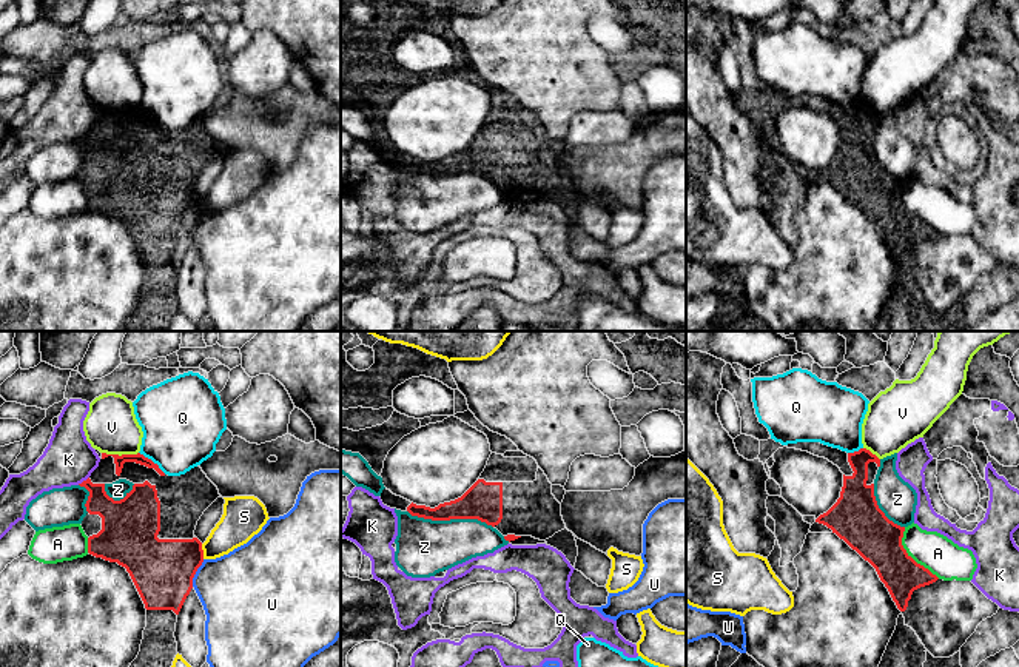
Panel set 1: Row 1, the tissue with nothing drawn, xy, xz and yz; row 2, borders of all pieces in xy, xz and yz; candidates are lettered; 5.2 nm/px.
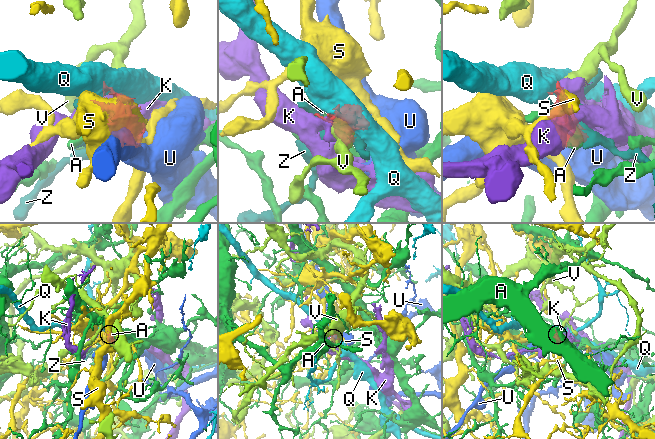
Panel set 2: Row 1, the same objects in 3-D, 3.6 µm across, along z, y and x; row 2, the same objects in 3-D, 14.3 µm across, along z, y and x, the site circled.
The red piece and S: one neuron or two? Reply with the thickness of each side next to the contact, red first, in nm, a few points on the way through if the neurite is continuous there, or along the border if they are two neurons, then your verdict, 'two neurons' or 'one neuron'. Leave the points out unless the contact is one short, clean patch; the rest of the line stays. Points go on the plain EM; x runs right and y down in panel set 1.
320/200 nm | along xy (201, 199), (204, 213) | two neurons

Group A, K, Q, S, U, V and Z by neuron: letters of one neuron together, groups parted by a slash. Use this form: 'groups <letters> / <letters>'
groups A / K / Q / S / U / V / Z

